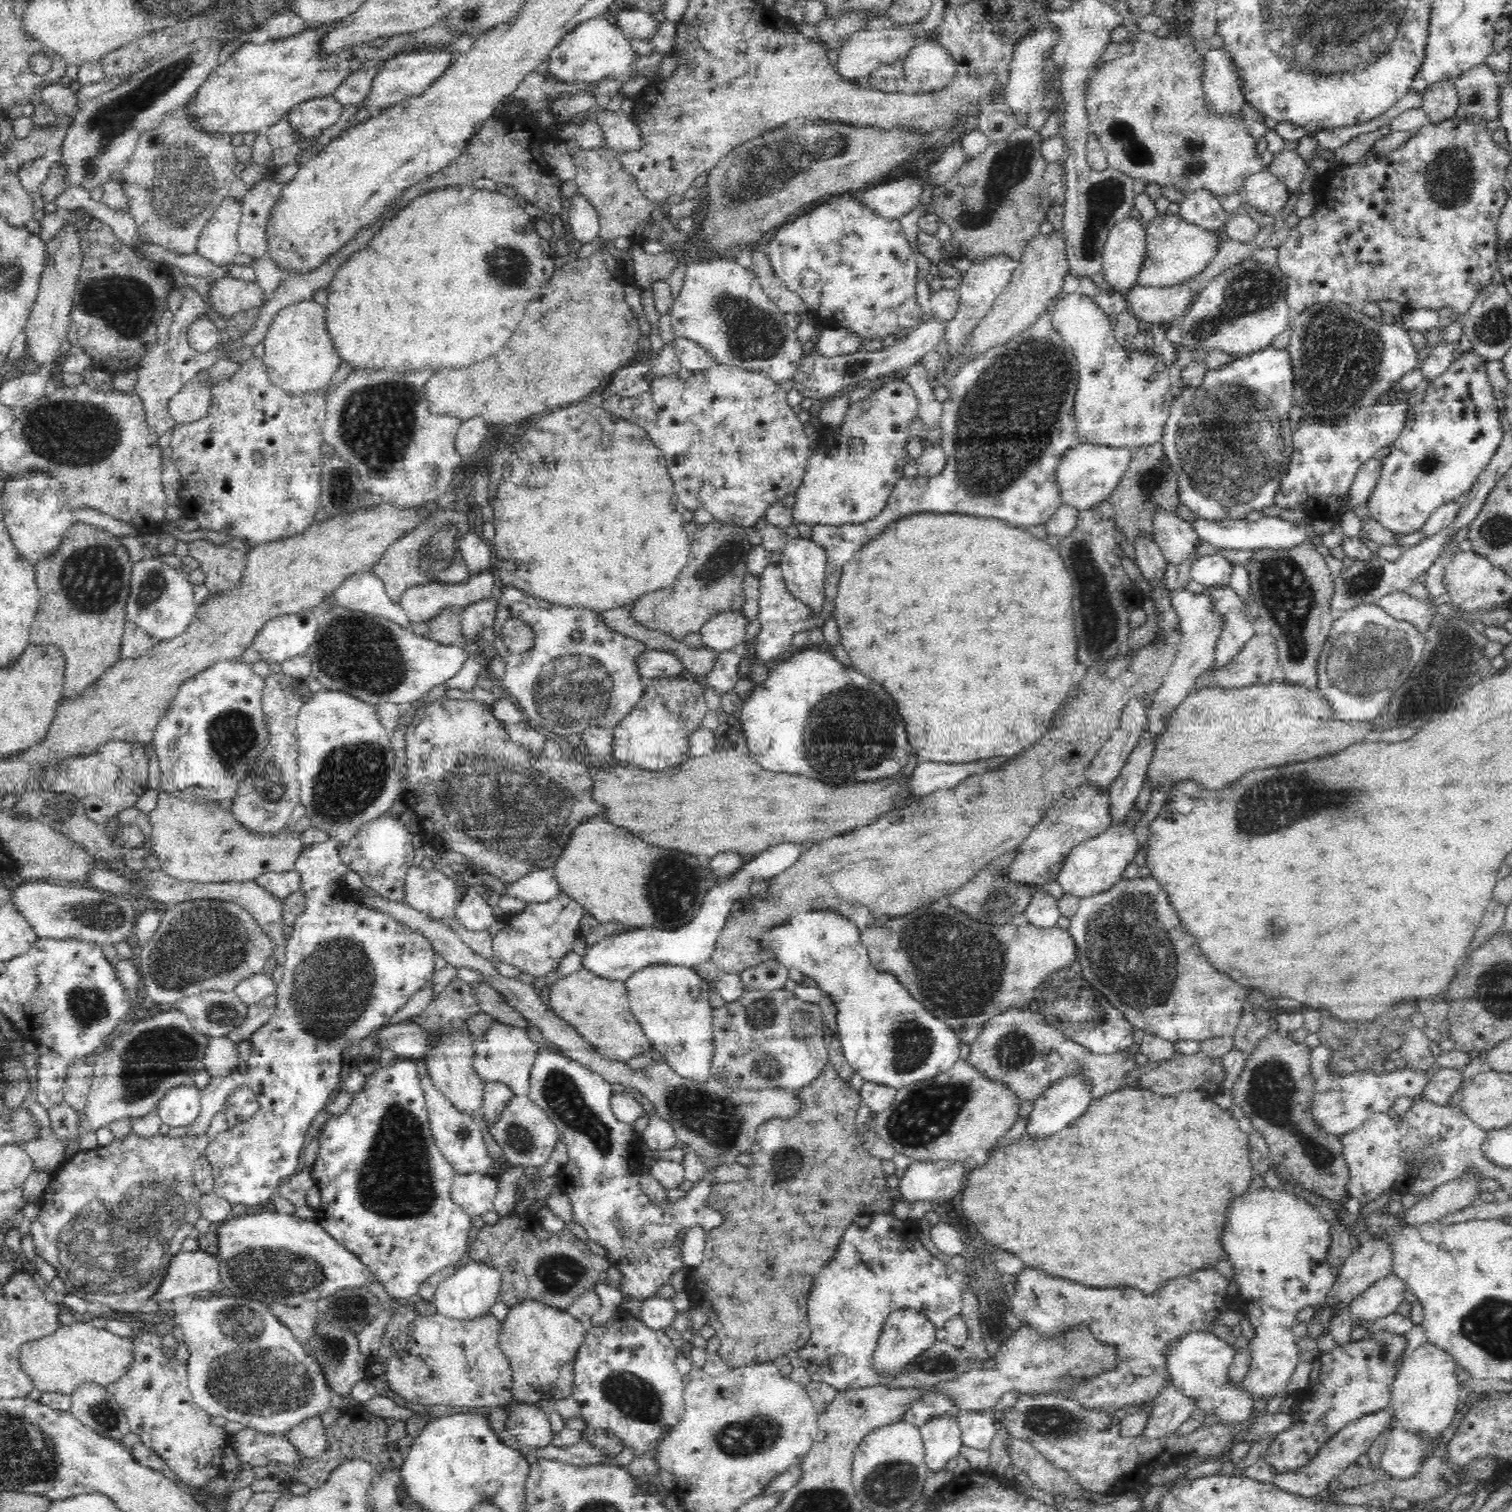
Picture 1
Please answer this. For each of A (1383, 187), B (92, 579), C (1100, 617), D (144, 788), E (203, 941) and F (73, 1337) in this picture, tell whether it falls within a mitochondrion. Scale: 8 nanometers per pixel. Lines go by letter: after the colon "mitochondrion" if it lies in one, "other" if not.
A: other
B: mitochondrion
C: mitochondrion
D: other
E: mitochondrion
F: other

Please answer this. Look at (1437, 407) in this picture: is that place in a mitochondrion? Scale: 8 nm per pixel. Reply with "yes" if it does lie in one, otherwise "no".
no

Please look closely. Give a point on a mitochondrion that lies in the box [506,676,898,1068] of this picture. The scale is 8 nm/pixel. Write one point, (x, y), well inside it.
(672, 883)

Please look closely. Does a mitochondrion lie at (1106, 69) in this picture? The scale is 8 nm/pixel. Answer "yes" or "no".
no

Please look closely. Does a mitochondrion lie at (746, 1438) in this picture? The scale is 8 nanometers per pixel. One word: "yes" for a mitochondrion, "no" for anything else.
yes

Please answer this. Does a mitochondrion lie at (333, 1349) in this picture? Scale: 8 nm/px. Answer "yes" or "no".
yes

